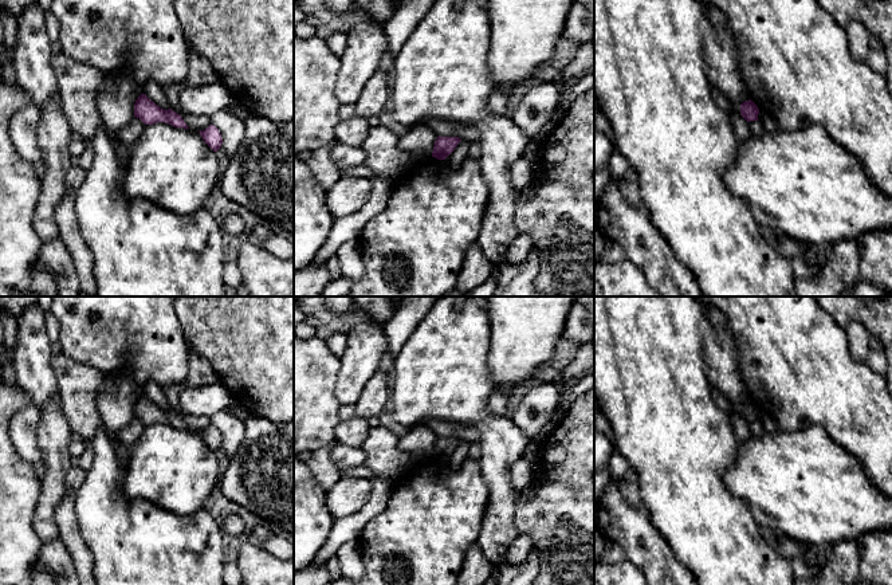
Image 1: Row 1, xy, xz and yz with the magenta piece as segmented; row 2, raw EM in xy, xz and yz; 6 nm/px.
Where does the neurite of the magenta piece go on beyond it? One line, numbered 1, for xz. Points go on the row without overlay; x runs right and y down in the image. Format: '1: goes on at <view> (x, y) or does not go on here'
1: does not go on here

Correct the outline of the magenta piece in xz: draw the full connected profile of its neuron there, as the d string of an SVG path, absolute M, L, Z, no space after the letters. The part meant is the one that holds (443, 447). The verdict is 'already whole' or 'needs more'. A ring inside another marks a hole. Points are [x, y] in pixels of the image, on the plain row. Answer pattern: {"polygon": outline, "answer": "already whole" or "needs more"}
{"polygon": "M439 436L433 447L432 458L445 460L455 451L460 440L459 437Z", "answer": "already whole"}

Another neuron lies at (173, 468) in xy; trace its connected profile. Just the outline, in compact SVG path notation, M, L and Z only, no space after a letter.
M165 423L146 425L130 447L123 495L131 500L142 498L177 515L188 515L203 509L205 500L219 486L220 464L199 432L174 428Z

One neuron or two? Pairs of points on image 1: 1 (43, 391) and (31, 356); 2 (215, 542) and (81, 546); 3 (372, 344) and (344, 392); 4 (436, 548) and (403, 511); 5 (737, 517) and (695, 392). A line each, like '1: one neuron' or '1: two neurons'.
1: one neuron
2: two neurons
3: one neuron
4: one neuron
5: one neuron

